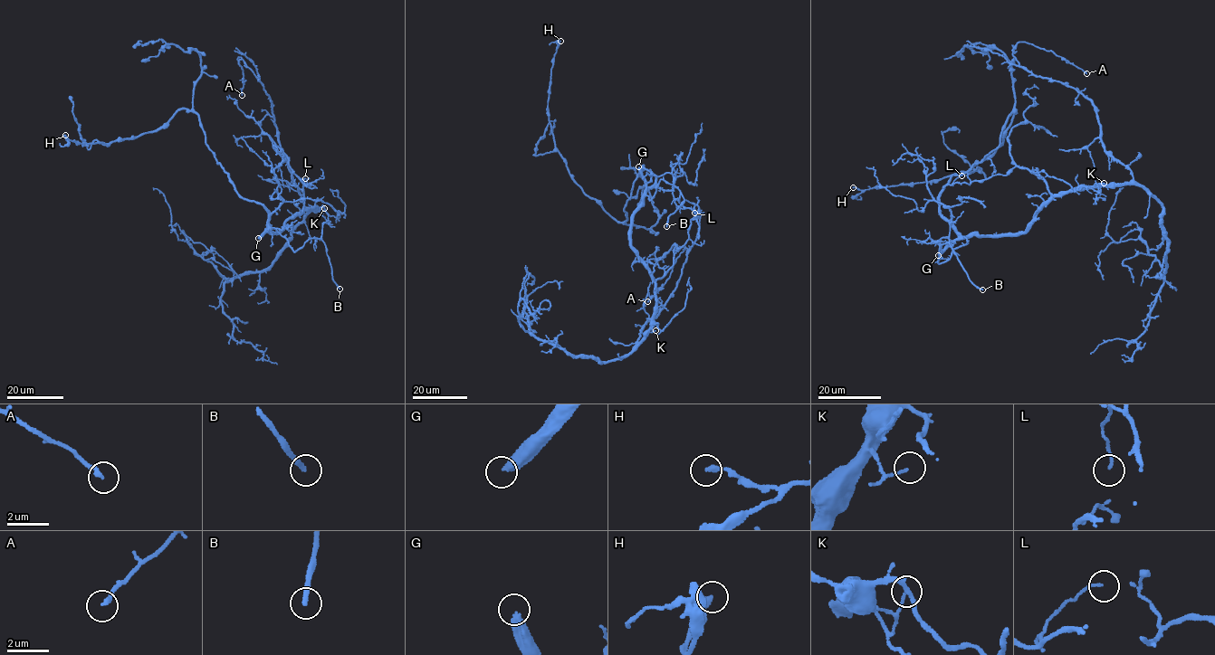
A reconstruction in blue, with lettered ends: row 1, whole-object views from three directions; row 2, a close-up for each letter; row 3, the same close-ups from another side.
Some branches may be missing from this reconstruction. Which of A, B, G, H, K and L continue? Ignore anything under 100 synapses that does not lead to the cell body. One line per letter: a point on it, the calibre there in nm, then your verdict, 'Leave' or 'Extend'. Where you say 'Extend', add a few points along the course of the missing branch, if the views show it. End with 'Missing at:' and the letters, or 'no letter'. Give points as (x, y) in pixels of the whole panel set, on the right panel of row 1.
A: Place: (1086, 73). Thickness 200 nm. Leave
B: Place: (982, 289). Thickness 240 nm. Extend. Course of what is missing: (982, 289), (999, 291), (1030, 307), (1067, 319), (1075, 326), (1085, 315), (1132, 303), (1154, 291)
G: Place: (938, 255). Thickness 400 nm. Extend. Course of what is missing: (938, 255), (926, 294), (934, 322), (997, 401), (1039, 393), (1082, 366), (1110, 323), (1112, 307), (1098, 295)
H: Place: (853, 187). Thickness 260 nm. Leave
K: Place: (1104, 183). Thickness 110 nm. Leave
L: Place: (961, 175). Thickness 80 nm. Leave
Missing at: B, G

